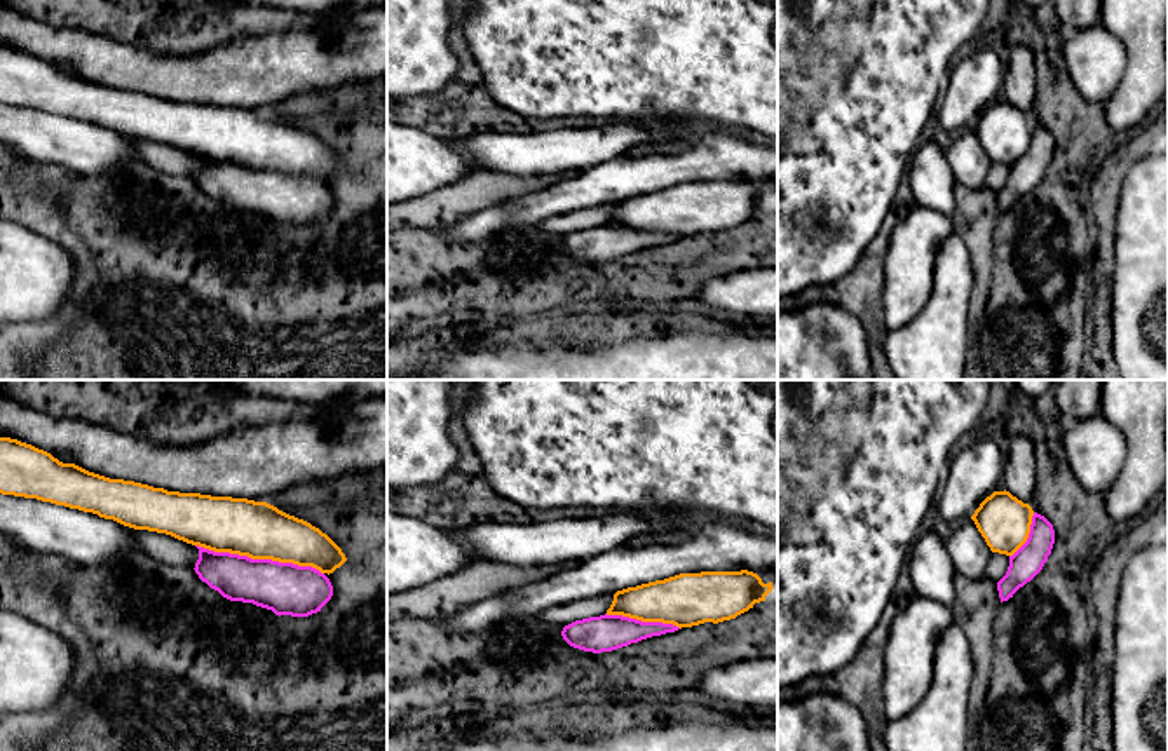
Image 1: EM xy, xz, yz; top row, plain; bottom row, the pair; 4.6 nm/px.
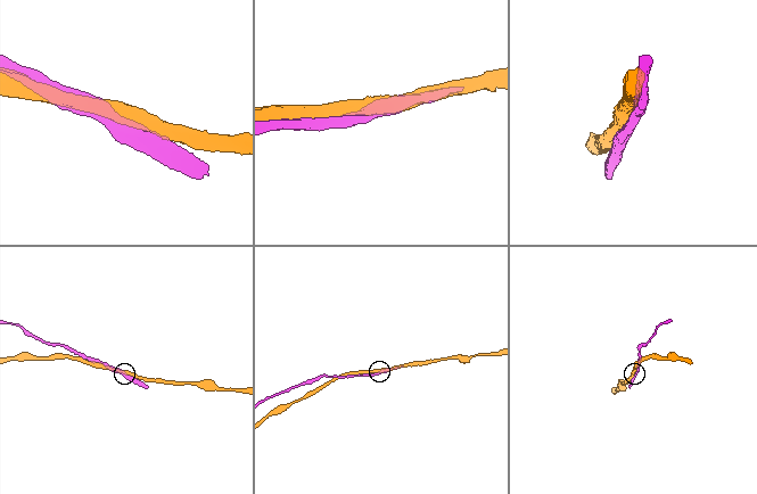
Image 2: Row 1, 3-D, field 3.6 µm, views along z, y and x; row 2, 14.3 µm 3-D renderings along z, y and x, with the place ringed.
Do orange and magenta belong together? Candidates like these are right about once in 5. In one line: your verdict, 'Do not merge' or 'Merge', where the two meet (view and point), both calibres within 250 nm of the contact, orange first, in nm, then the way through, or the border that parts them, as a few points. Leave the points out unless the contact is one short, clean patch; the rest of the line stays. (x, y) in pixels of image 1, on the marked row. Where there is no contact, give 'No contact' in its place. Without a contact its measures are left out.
Do not merge. Touches orange at xy (260, 558). Thickness 260 nm (orange) against 240 nm

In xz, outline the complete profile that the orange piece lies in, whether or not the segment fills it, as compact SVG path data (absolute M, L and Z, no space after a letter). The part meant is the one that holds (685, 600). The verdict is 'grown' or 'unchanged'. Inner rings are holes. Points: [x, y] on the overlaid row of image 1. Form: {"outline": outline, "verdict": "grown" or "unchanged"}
{"outline": "M748 570L680 573L664 580L617 591L607 615L622 615L642 622L673 624L680 629L704 622L718 624L736 619L753 608L755 603L765 601L765 596L772 589L772 582L764 584L757 573Z", "verdict": "unchanged"}

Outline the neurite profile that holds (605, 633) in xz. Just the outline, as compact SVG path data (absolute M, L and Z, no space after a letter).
M600 615L575 620L563 627L563 639L579 650L612 652L642 639L675 633L680 627L662 622L642 622L622 615Z

